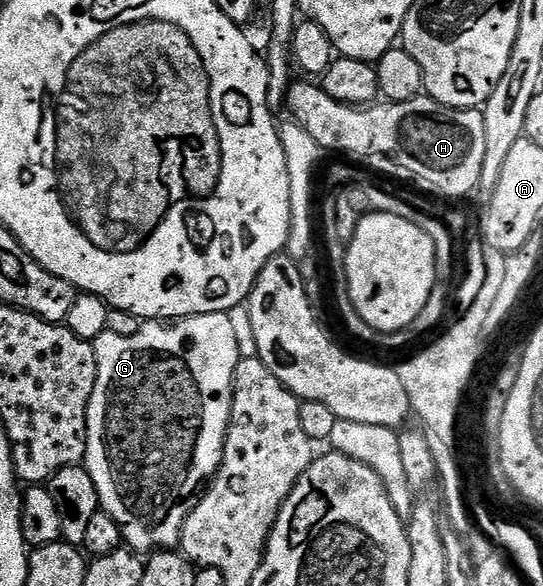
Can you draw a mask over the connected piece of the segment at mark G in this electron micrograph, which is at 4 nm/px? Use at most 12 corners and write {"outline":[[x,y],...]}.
{"outline":[[226,314],[94,340],[85,465],[132,551],[223,463]]}

